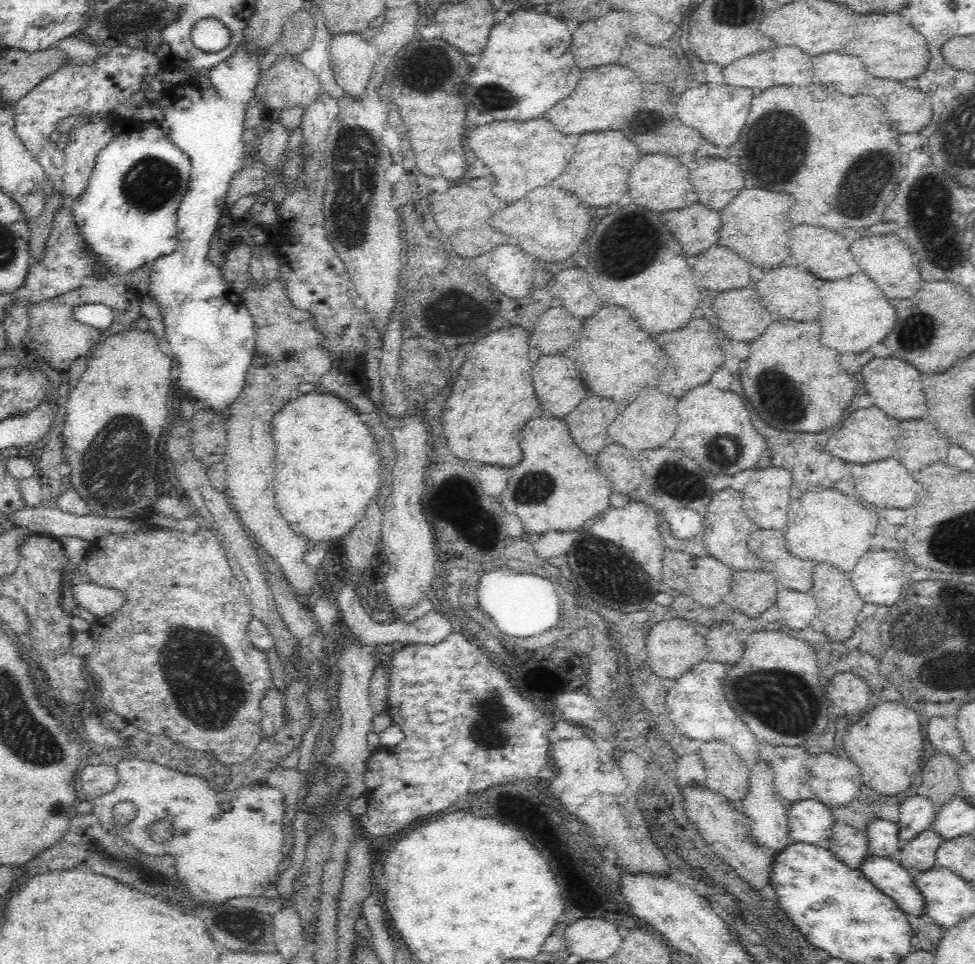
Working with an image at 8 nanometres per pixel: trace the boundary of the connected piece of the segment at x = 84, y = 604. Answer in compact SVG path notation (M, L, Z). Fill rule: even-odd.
M89 583L73 584L73 593L80 607L96 617L112 615L124 602L124 596L115 588L99 587Z

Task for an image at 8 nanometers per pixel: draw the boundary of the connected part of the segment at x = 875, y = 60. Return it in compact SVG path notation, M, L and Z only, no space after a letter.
M870 14L860 16L856 20L860 28L860 42L858 42L858 58L864 62L866 70L876 78L892 78L892 80L906 80L926 72L930 54L926 50L926 40L914 28L902 22L898 14L886 18L886 14Z

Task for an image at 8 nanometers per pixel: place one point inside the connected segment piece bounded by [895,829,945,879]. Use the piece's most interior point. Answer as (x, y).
(918, 856)

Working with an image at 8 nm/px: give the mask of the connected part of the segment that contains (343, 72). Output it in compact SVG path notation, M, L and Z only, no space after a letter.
M333 35L328 51L334 81L343 96L357 99L365 95L379 59L378 49L369 43L368 35Z

